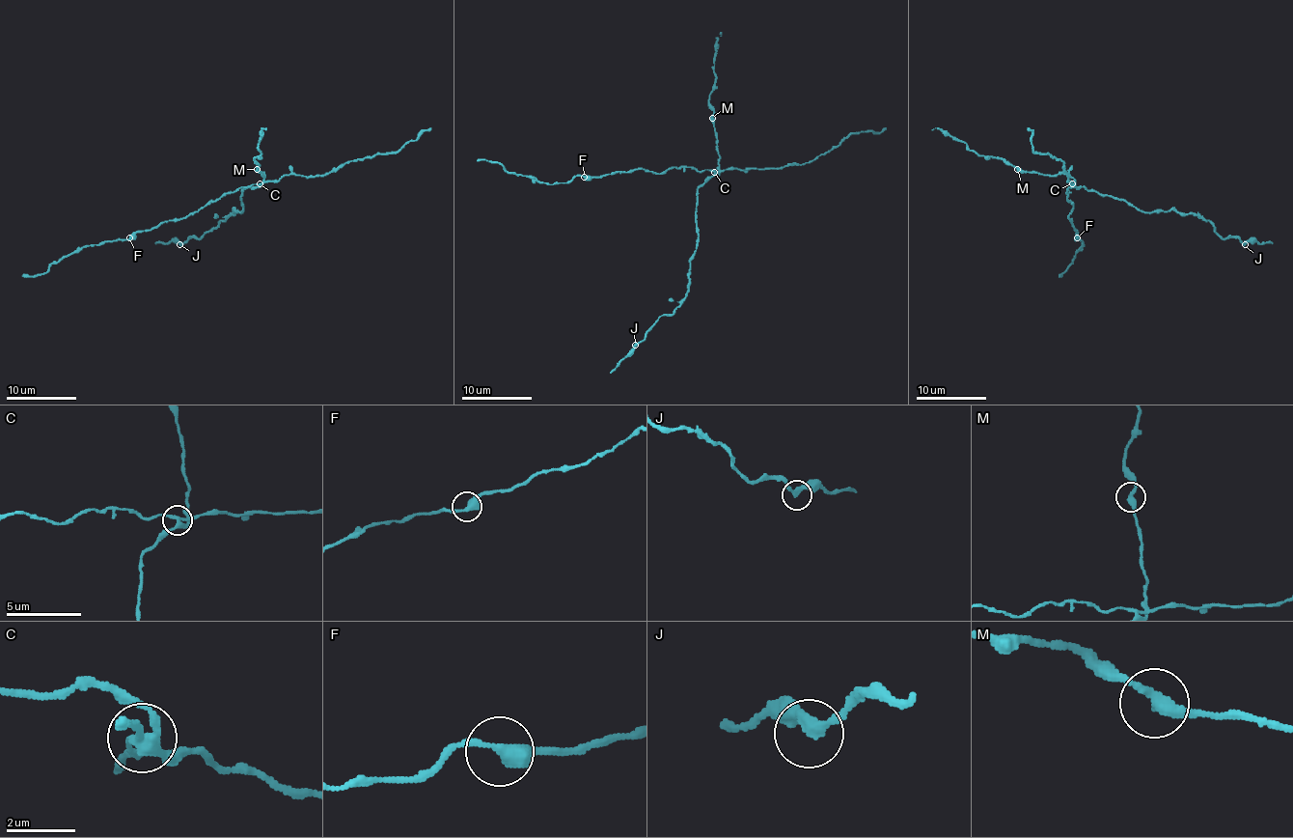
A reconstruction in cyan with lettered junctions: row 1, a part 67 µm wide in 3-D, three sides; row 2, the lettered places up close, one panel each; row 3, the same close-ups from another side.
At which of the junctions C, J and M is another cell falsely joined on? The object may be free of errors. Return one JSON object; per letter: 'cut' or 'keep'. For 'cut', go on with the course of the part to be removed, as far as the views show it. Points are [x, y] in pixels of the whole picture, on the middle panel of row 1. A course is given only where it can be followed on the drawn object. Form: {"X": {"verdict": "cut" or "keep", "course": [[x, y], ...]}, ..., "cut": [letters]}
{"C": {"verdict": "cut", "course": [[714, 172], [674, 166], [661, 174], [640, 168], [545, 183], [508, 174], [498, 163], [478, 161]]}, "J": {"verdict": "keep"}, "M": {"verdict": "keep"}, "cut": ["C"]}

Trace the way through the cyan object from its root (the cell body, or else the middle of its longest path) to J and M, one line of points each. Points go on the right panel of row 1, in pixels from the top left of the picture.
J: (1071, 187), (1071, 183), (1125, 199), (1143, 211), (1197, 213), (1220, 236), (1238, 237), (1245, 244)
M: (1071, 187), (1073, 180), (1062, 173), (1038, 175), (1017, 169)

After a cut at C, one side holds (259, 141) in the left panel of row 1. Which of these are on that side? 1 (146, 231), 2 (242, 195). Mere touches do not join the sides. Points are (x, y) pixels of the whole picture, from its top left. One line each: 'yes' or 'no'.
1: no
2: yes

